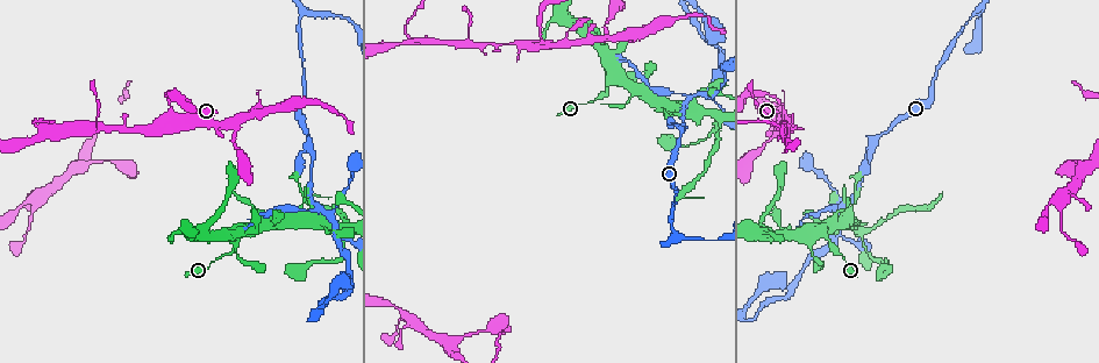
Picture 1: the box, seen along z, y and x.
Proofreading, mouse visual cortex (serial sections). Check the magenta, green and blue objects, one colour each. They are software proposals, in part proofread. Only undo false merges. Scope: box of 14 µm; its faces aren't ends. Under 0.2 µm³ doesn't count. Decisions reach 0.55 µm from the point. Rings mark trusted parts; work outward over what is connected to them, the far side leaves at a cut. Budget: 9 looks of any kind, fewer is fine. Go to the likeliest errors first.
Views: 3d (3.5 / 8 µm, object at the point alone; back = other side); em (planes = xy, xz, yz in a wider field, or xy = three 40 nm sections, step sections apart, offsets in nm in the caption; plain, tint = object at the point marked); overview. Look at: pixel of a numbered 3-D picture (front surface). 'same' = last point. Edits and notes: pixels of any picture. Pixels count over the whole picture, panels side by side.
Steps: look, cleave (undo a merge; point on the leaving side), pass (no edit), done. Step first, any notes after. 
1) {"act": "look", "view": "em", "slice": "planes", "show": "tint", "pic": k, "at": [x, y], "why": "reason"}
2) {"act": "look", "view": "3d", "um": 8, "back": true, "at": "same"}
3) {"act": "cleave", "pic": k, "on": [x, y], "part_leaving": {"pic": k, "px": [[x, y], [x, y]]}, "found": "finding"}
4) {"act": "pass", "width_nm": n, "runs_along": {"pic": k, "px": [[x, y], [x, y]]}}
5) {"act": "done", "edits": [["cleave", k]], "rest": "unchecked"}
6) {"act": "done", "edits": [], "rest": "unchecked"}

{"act": "look", "view": "3d", "um": 3.5, "pic": 1, "at": [328, 214], "why": "three arms meet"}

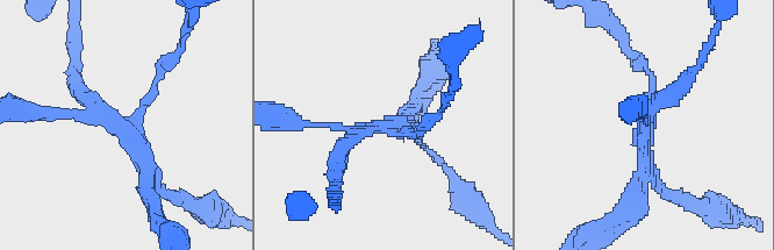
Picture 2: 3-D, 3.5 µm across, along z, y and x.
{"act": "cleave", "pic": 2, "on": [47, 116], "found": "two cells meet here"}

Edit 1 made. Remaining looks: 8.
{"act": "look", "view": "3d", "um": 3.5, "pic": 1, "at": [675, 236], "why": "arms part here"}

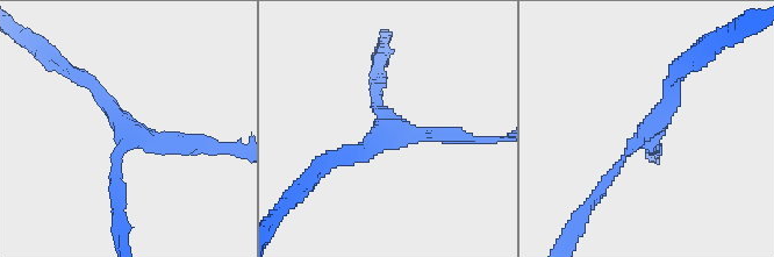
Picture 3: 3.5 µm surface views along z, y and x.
{"act": "look", "view": "em", "slice": "xy", "step": 2, "show": "tint", "pic": 3, "at": [129, 135], "arms": 3, "arm_widths_nm": [150, 200, 250]}

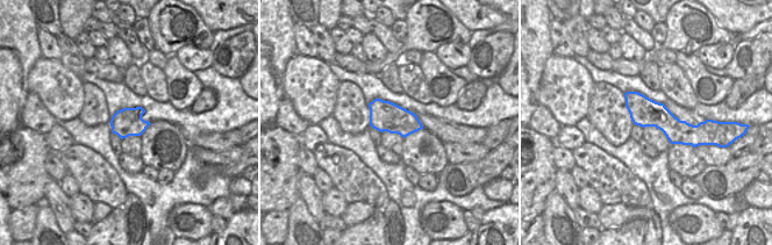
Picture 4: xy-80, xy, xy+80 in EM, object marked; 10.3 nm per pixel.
{"act": "pass", "width_nm": 320, "runs_along": {"pic": 3, "px": [[375, 75], [379, 111], [394, 126], [461, 137]]}, "found": "continuous, no second cell"}

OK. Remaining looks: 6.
{"act": "look", "view": "3d", "um": 3.5, "pic": 1, "at": [548, 45]}

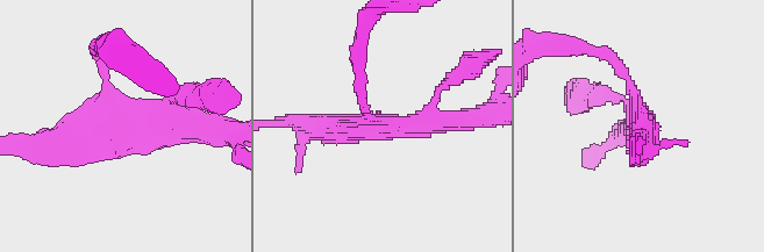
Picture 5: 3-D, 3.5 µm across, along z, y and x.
{"act": "look", "view": "em", "slice": "xy", "step": 1, "show": "tint", "pic": 5, "at": [122, 122], "arms": 3, "arm_widths_nm": [150, 200, 400]}

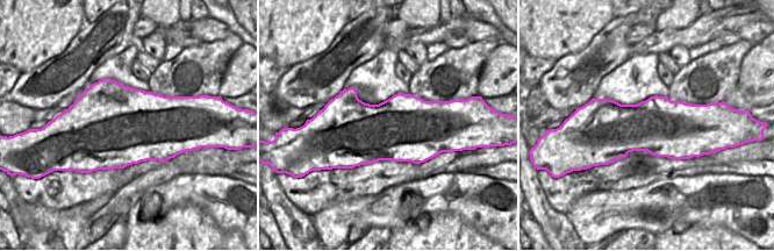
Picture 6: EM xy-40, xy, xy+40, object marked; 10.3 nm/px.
{"act": "pass", "runs_along": {"pic": 5, "px": [[176, 96], [164, 119], [50, 146]]}, "found": "all the same cell"}

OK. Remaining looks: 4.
{"act": "look", "view": "3d", "um": 3.5, "pic": 1, "at": [45, 132], "why": "thick turns thin"}

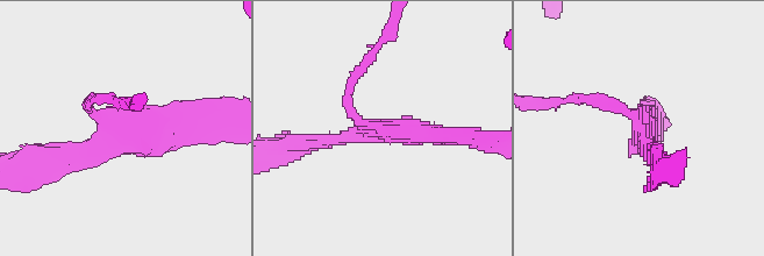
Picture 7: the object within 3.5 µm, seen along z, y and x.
{"act": "look", "view": "em", "slice": "xy", "step": 2, "show": "tint", "pic": 7, "at": [124, 131], "arms": 3, "arm_widths_nm": [150, 200, 250]}

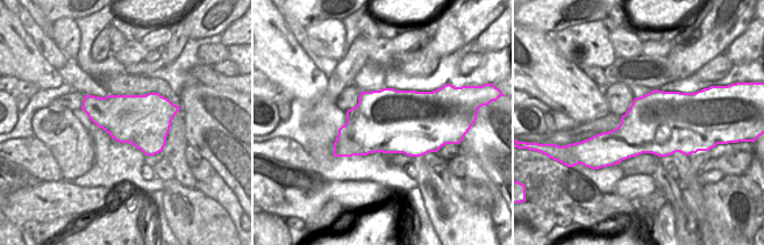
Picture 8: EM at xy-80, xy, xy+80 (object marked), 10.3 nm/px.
{"act": "pass", "runs_along": {"pic": 7, "px": [[197, 121], [158, 121], [54, 161]]}, "found": "one cell here"}

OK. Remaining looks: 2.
{"act": "done", "edits": [["cleave", 2]], "rest": "unchecked"}

